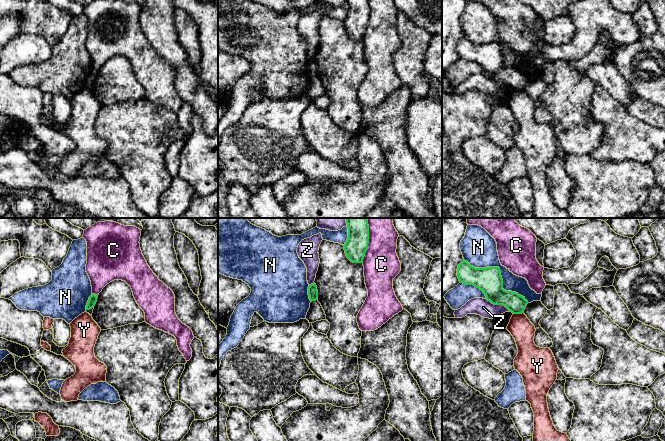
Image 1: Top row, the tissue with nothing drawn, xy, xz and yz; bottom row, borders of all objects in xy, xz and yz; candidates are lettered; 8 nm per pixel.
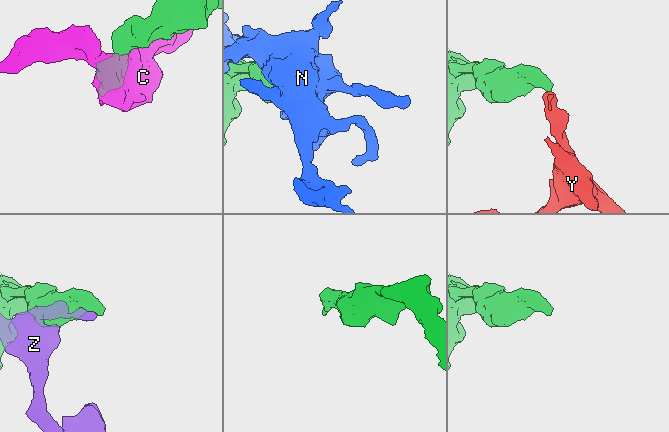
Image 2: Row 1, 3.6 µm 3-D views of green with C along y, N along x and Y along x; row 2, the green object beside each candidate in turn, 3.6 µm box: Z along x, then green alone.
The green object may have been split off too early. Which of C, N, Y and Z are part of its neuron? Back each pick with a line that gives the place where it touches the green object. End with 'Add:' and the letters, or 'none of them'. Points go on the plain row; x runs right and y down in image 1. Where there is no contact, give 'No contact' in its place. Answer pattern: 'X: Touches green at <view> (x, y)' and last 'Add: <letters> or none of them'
Add: none of them

